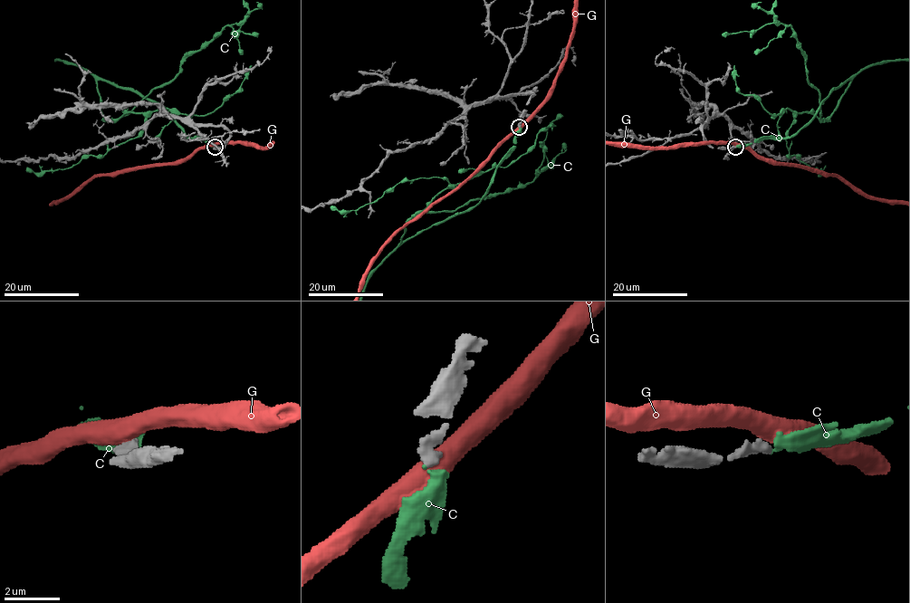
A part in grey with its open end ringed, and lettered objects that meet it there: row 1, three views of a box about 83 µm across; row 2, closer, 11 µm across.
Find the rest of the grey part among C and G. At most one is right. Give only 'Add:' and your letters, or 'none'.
Add: C

